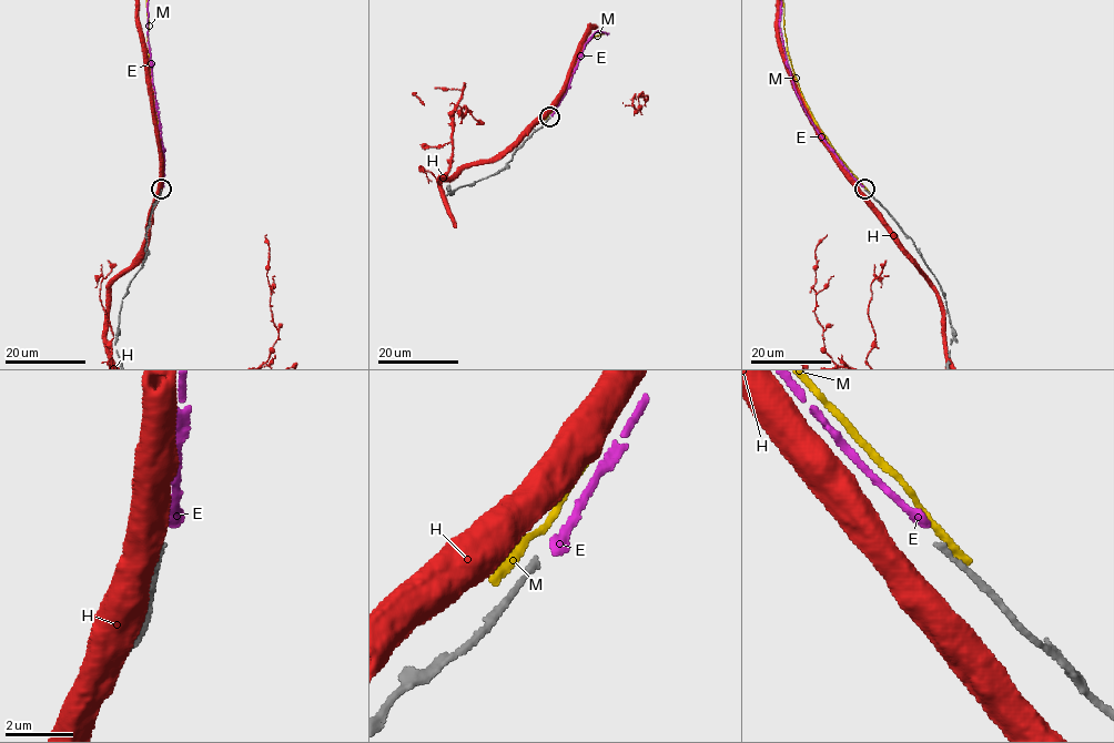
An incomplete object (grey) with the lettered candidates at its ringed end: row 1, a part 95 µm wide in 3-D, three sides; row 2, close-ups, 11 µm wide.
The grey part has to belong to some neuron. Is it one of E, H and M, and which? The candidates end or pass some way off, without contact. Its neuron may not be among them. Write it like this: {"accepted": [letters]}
{"accepted": ["E"]}

